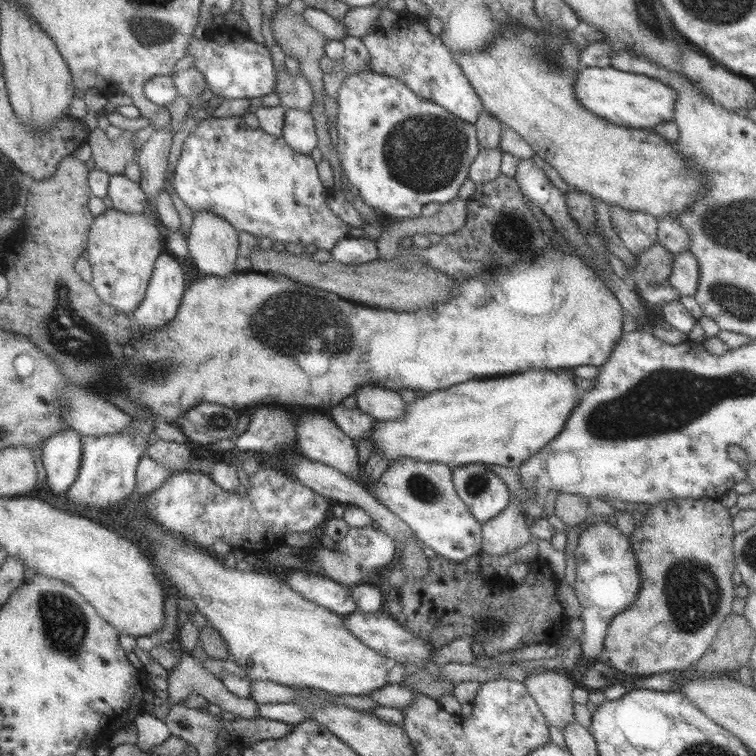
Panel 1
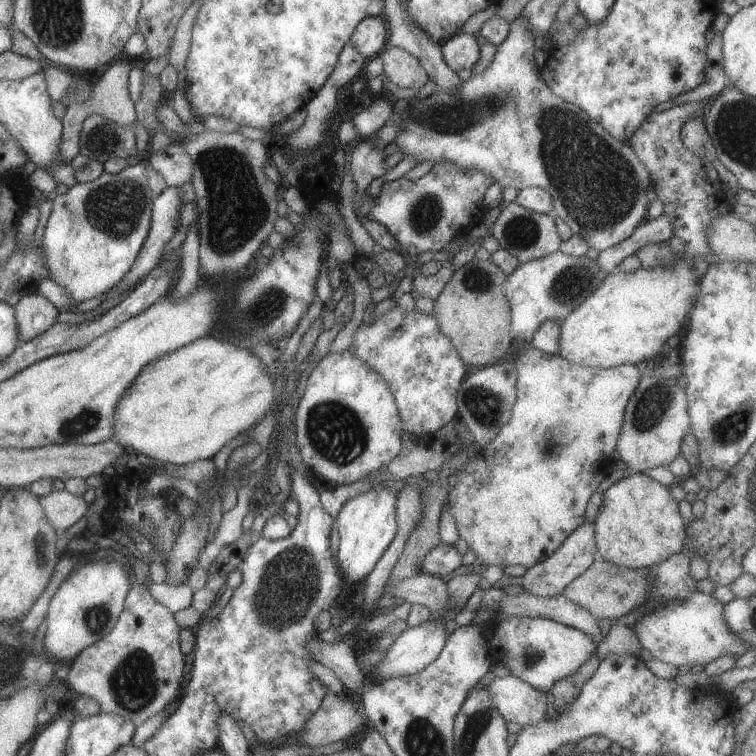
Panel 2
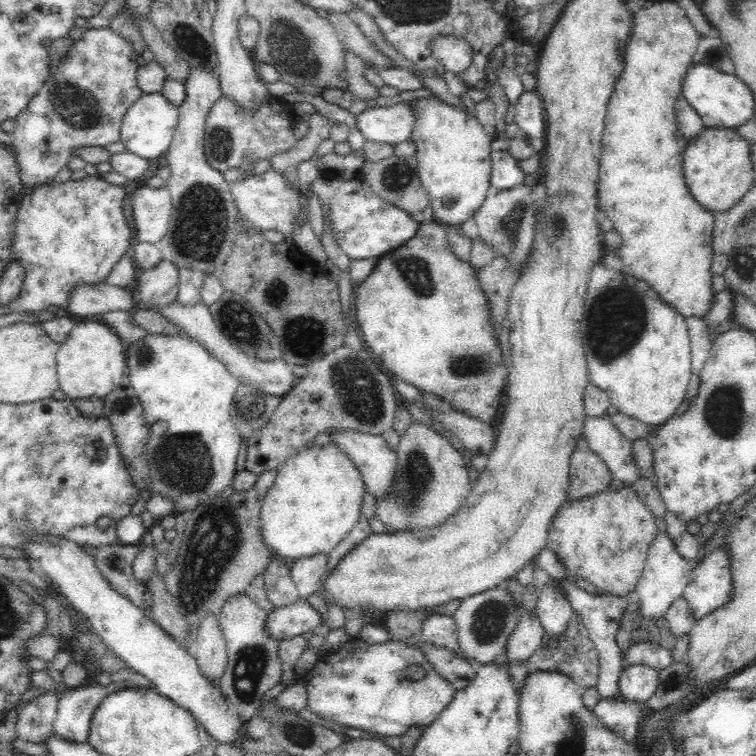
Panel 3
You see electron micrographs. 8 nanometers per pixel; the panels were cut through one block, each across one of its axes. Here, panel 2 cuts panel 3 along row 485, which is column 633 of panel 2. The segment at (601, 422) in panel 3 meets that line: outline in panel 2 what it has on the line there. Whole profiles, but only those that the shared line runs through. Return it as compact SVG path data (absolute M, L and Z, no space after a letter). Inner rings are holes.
M699 591L693 592L682 602L657 606L639 617L631 627L642 648L649 650L653 659L673 664L676 668L689 666L693 670L721 658L723 654L731 654L737 659L752 649L739 636L729 632L727 624L723 622L723 602Z

